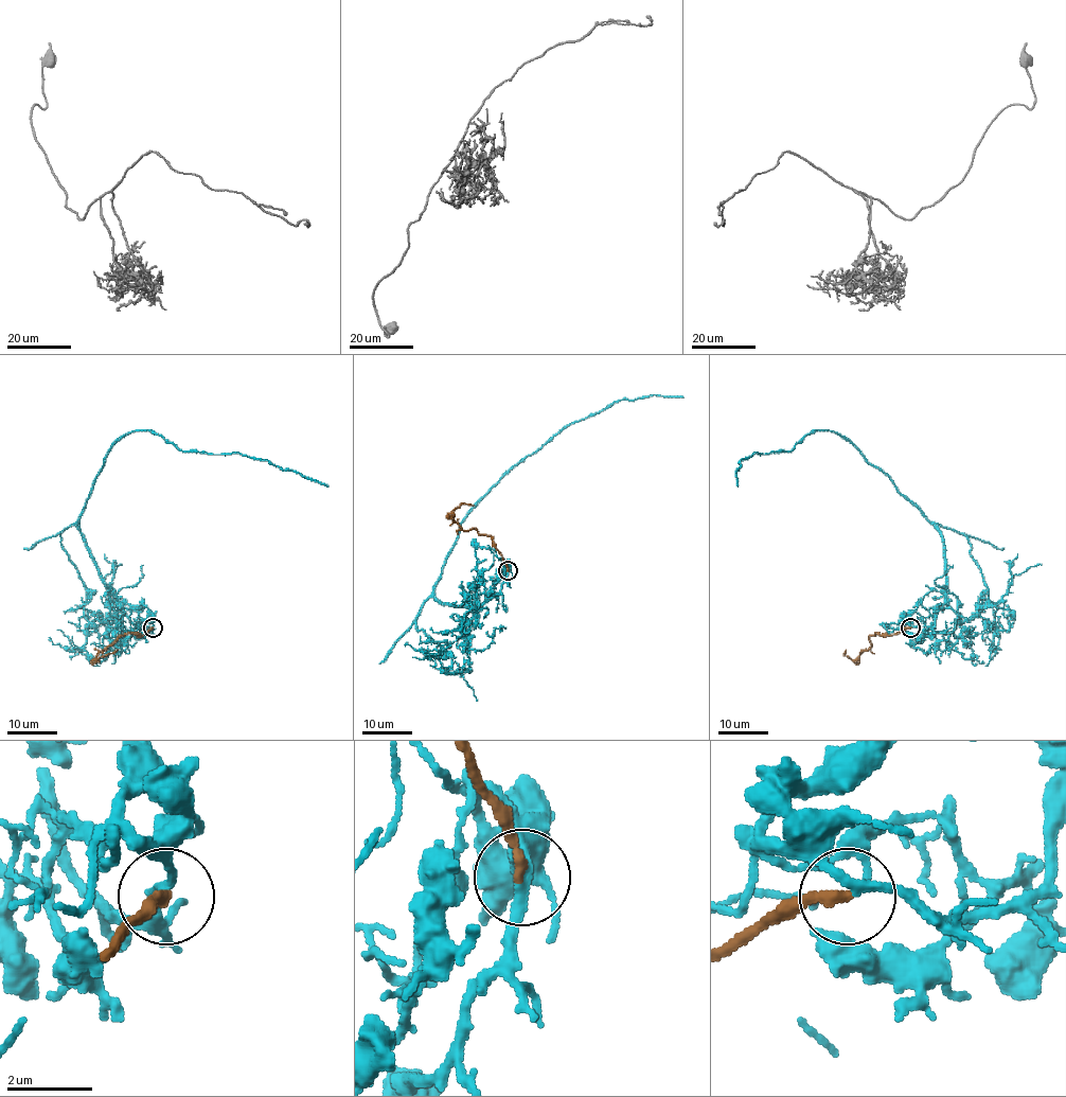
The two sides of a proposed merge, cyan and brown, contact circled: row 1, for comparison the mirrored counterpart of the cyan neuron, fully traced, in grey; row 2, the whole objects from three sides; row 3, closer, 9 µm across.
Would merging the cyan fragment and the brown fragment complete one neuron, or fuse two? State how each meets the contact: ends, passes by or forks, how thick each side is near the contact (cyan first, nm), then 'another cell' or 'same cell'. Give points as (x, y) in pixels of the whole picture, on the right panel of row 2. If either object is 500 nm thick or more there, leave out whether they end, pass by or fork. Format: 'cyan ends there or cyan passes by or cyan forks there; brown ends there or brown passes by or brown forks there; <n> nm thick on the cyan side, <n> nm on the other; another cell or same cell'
cyan passes by; brown ends there; 220 nm thick on the cyan side, 240 nm on the other; same cell

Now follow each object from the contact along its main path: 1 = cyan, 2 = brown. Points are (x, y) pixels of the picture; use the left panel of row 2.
1: (153, 627), (146, 630), (109, 591), (78, 516), (121, 438), (153, 430), (182, 450), (240, 453), (327, 487)
2: (153, 627), (145, 635), (125, 633), (118, 637), (96, 657), (98, 659), (118, 650)

